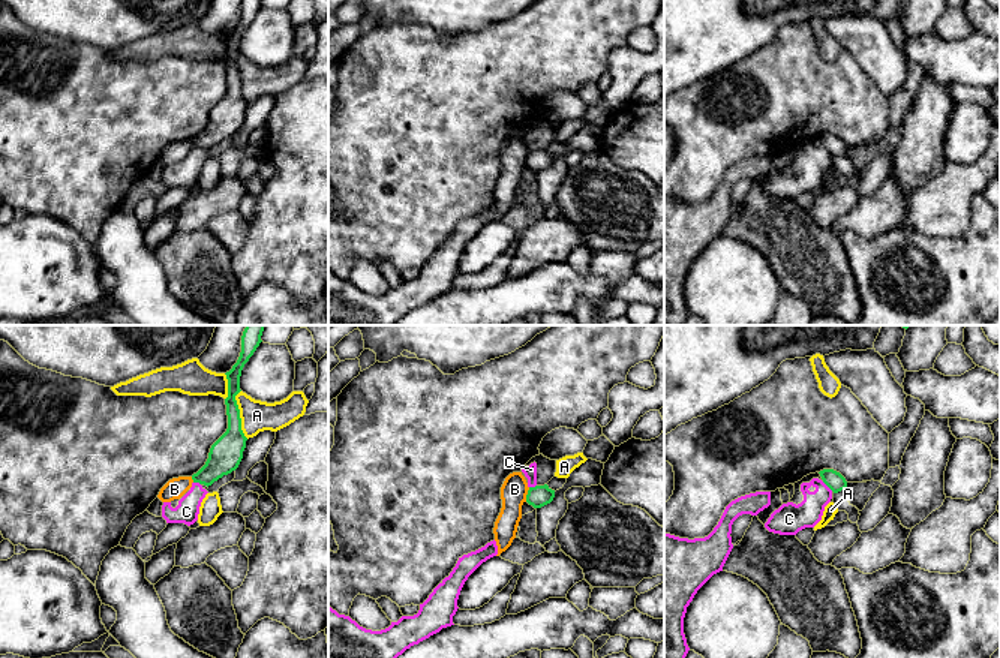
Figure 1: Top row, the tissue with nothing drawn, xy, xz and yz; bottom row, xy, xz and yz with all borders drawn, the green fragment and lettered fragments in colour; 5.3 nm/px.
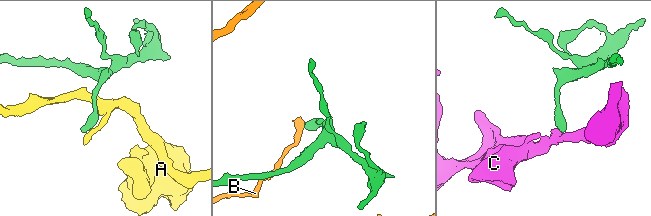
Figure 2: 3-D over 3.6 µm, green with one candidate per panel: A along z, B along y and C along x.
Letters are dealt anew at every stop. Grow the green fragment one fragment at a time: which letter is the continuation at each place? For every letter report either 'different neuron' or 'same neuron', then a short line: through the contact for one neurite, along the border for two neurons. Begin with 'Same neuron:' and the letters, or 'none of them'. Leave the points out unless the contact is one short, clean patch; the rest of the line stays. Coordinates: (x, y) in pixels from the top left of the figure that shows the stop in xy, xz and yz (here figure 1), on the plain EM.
Same neuron: none of them
A: different neuron; line xy (240, 54), (236, 60), (236, 68), (240, 93), (248, 102)
B: different neuron; line xz (529, 152), (525, 165)
C: different neuron; line yz (822, 146), (832, 155)

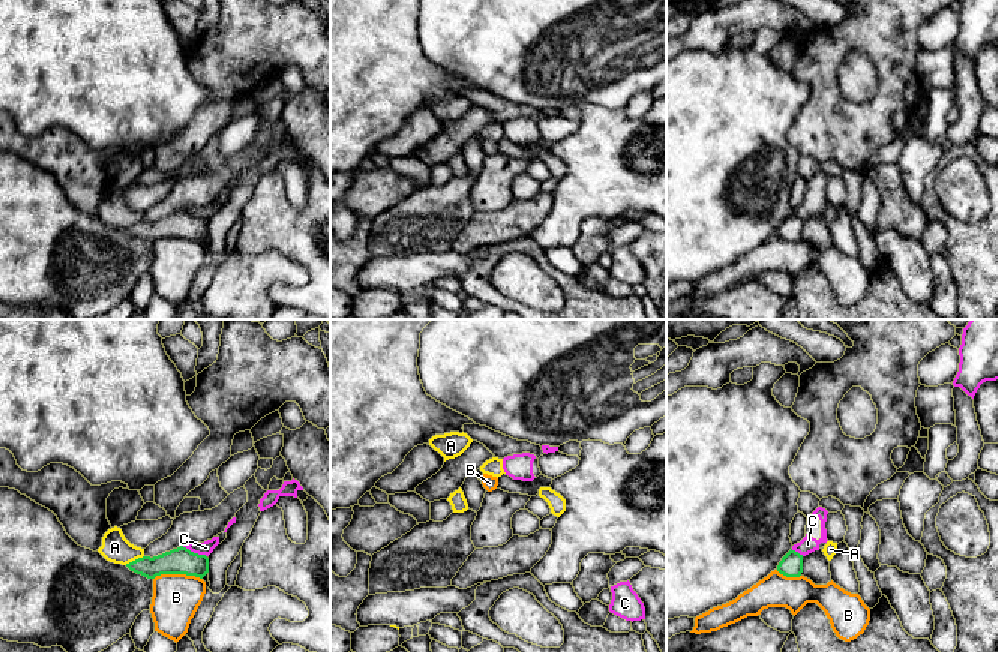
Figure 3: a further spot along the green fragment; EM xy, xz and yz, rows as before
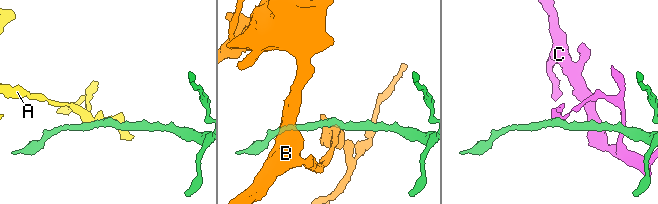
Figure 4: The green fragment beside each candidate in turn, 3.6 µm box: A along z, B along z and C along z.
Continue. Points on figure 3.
Same neuron: none of them
A: different neuron; line xy (143, 219), (125, 228)
B: different neuron; line xy (201, 242), (158, 239), (153, 243)
C: different neuron; line xy (182, 210), (206, 221)

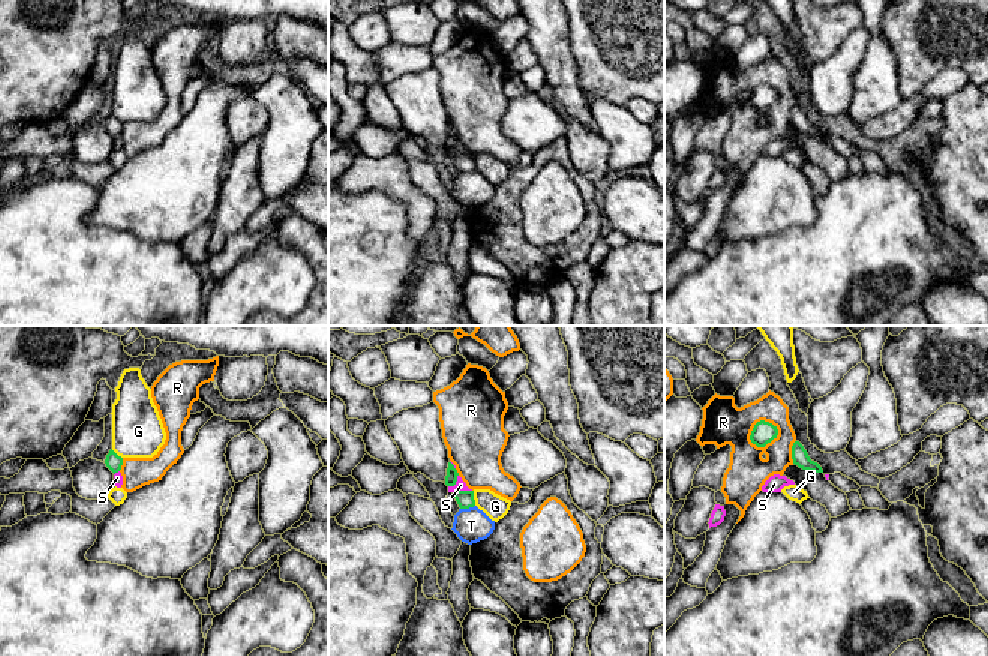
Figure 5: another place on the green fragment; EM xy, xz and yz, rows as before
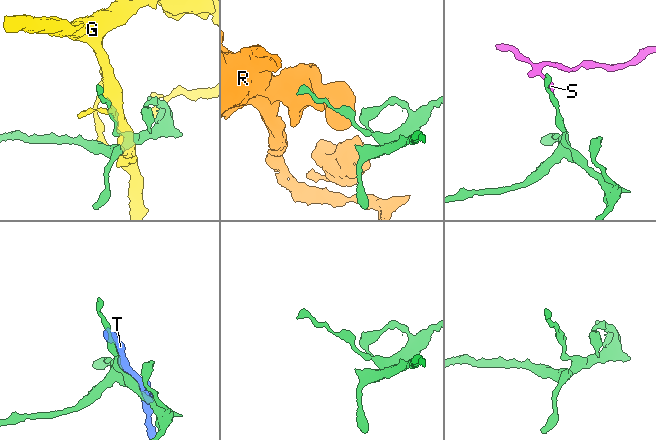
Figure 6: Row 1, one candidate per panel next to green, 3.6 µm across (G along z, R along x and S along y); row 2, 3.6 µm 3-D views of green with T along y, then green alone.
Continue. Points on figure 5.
Same neuron: none of them
G: different neuron
R: different neuron
S: different neuron; line xz (471, 153), (456, 153), (453, 156)
T: different neuron

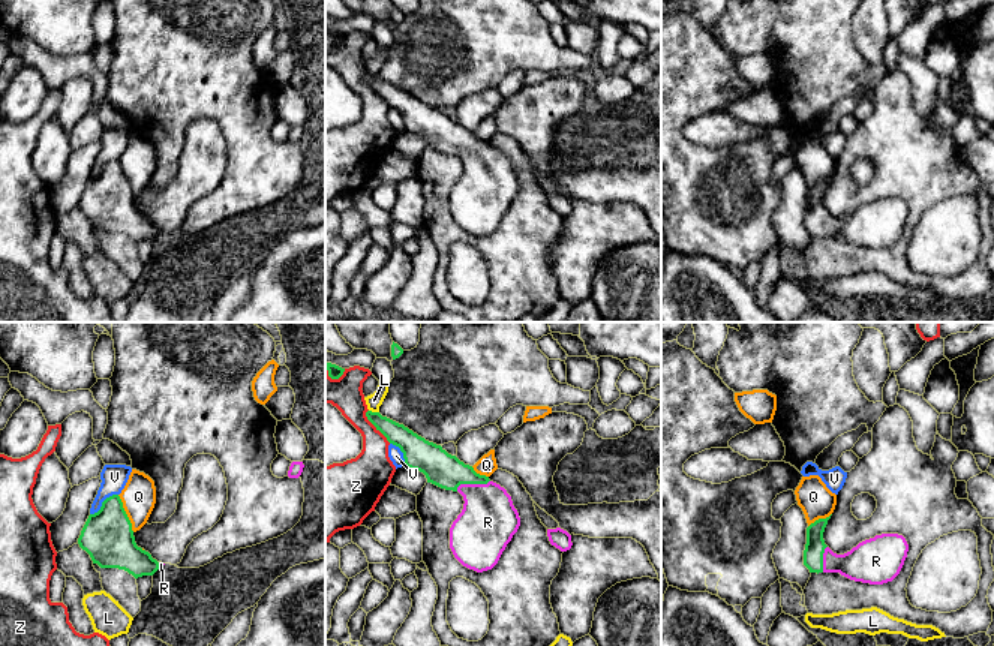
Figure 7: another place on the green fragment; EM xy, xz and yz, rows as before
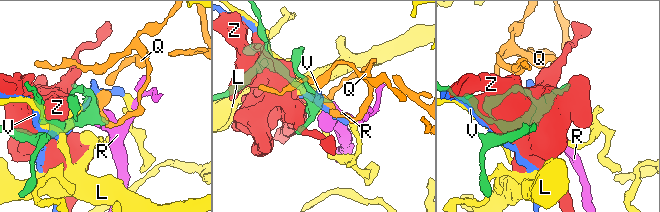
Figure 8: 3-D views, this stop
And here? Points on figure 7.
Same neuron: R
L: different neuron
Q: different neuron; line xy (117, 159), (134, 195)
R: same neuron; line xz (443, 134), (471, 147), (488, 170), (488, 186)
V: different neuron
Z: different neuron

